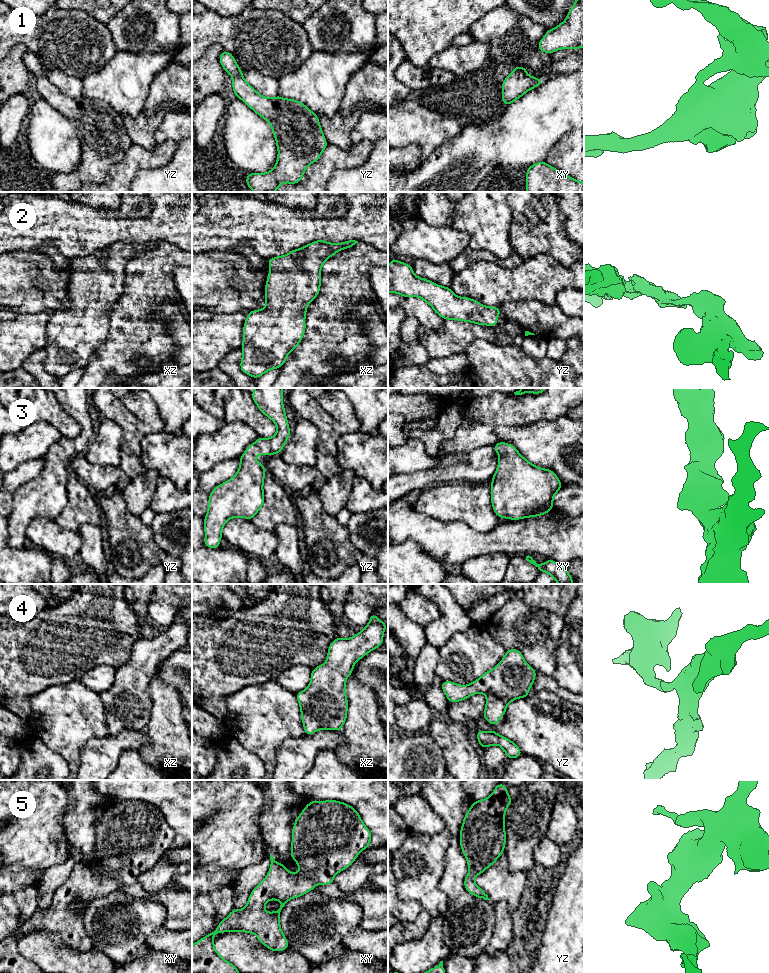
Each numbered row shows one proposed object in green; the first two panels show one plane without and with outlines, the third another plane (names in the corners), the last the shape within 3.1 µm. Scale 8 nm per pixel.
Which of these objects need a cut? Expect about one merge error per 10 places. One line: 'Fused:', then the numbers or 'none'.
Fused: none

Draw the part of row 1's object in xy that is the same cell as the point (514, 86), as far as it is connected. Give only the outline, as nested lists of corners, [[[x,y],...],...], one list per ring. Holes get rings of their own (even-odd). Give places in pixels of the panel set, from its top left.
[[[518,66],[502,83],[502,101],[509,106],[526,92],[541,85],[544,80],[530,76],[526,73],[527,68]]]

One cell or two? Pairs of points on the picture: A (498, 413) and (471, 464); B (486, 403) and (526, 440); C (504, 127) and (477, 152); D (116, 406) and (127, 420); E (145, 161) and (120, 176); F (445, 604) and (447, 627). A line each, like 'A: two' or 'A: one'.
A: two
B: two
C: one
D: one
E: one
F: one

